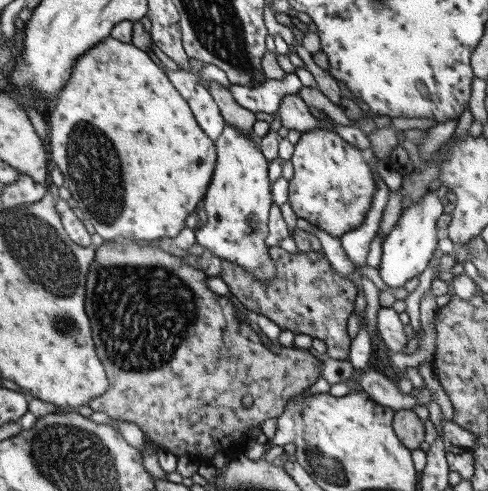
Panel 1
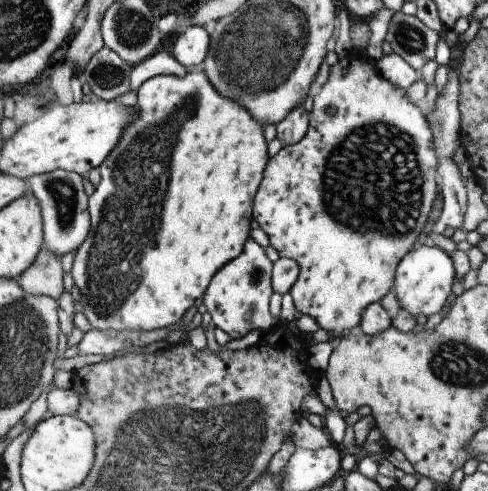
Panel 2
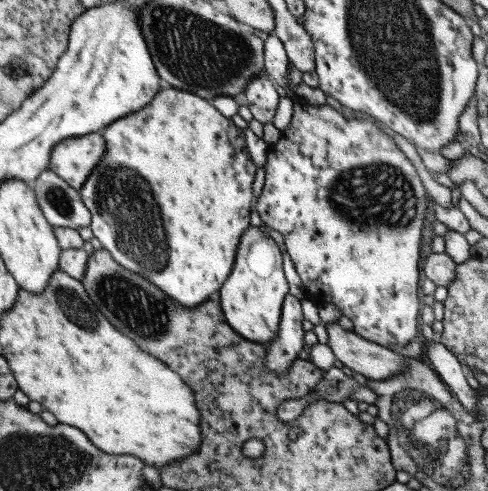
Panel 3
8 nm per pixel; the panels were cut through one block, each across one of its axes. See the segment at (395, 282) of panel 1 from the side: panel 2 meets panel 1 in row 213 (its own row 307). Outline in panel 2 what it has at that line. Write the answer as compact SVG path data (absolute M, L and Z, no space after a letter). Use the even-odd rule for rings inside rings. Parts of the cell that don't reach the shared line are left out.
M421 246L421 248L407 252L403 256L403 260L399 262L399 266L395 270L393 290L397 294L399 306L403 310L407 310L411 316L415 316L415 314L431 316L437 312L441 314L445 310L445 300L453 292L455 280L457 280L457 270L455 270L451 256L437 246L435 248Z

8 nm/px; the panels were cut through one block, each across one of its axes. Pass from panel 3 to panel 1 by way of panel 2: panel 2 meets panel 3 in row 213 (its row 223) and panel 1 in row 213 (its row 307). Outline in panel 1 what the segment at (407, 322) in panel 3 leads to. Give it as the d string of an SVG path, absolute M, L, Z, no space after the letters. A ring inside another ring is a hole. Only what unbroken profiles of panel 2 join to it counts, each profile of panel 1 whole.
M325 128L303 132L295 142L289 162L293 164L293 176L289 180L287 204L297 218L307 220L313 228L335 238L355 232L365 222L377 192L375 176L365 152Z

